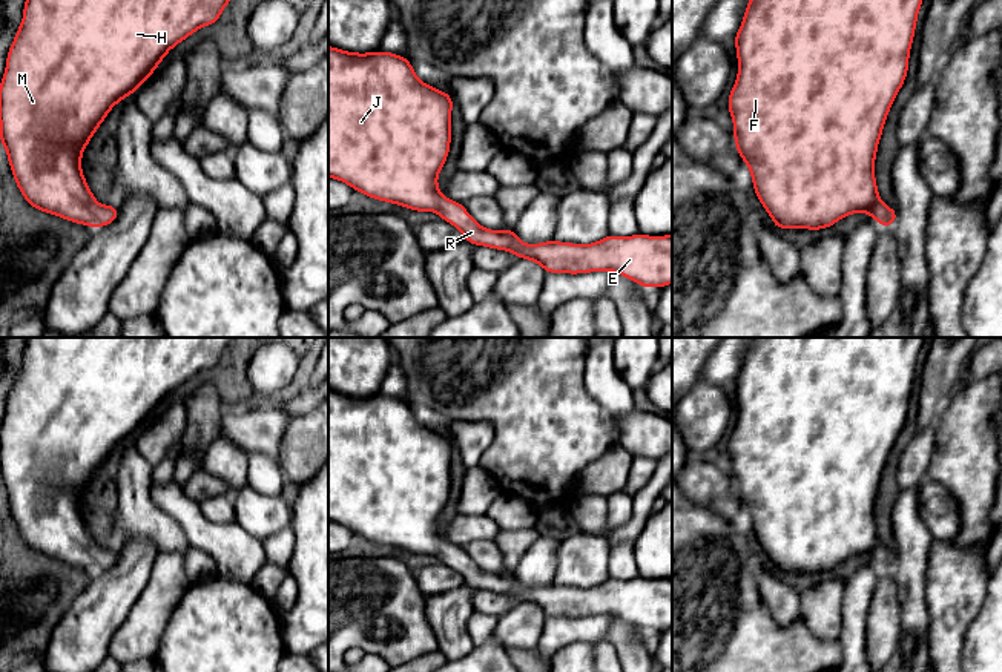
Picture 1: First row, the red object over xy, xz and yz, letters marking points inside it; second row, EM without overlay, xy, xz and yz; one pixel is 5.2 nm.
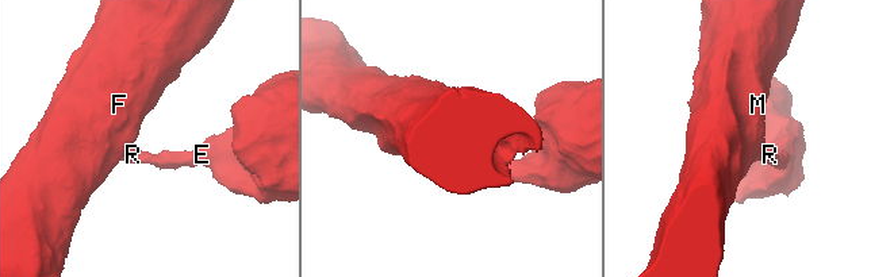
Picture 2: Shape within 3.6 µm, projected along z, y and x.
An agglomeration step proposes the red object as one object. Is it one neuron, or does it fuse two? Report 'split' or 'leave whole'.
leave whole

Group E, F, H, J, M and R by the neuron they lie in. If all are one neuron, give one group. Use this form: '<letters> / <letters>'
E F H J M R

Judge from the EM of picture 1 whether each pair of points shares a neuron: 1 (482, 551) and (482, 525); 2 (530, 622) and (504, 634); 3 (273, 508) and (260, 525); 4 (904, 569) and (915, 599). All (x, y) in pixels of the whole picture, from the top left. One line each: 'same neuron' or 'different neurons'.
1: different neurons
2: same neuron
3: same neuron
4: same neuron

